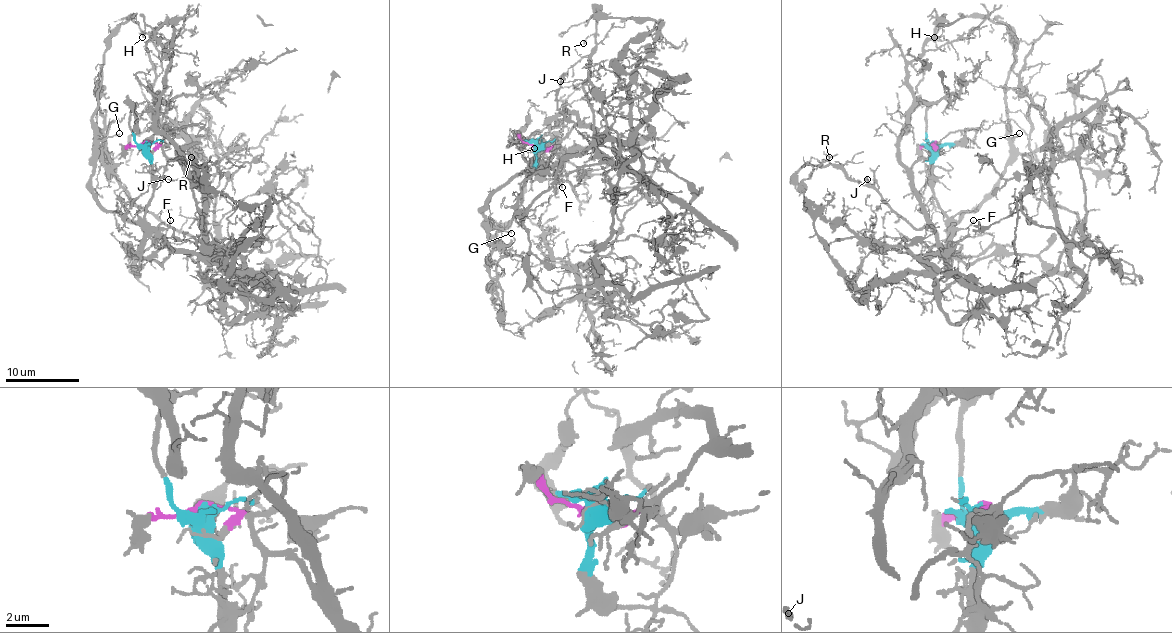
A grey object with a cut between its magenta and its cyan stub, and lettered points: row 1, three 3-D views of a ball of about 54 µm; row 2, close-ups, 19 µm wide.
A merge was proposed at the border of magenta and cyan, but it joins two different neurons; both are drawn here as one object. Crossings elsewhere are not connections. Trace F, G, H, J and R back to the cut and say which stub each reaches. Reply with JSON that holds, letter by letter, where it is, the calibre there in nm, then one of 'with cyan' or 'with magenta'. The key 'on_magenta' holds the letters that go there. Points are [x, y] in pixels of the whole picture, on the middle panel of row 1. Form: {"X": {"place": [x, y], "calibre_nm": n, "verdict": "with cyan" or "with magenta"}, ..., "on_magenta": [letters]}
{"F": {"place": [562, 187], "calibre_nm": 140, "verdict": "with cyan"}, "G": {"place": [511, 233], "calibre_nm": 140, "verdict": "with cyan"}, "H": {"place": [534, 148], "calibre_nm": 140, "verdict": "with magenta"}, "J": {"place": [560, 81], "calibre_nm": 90, "verdict": "with magenta"}, "R": {"place": [583, 43], "calibre_nm": 130, "verdict": "with magenta"}, "on_magenta": ["H", "J", "R"]}

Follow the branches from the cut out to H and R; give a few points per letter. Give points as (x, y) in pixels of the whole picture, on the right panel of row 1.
H: (931, 144), (926, 157), (905, 166), (900, 135), (913, 101), (907, 68), (937, 25), (933, 37)
R: (931, 144), (911, 170), (926, 220), (920, 227), (911, 227), (874, 188), (820, 164), (829, 157)

